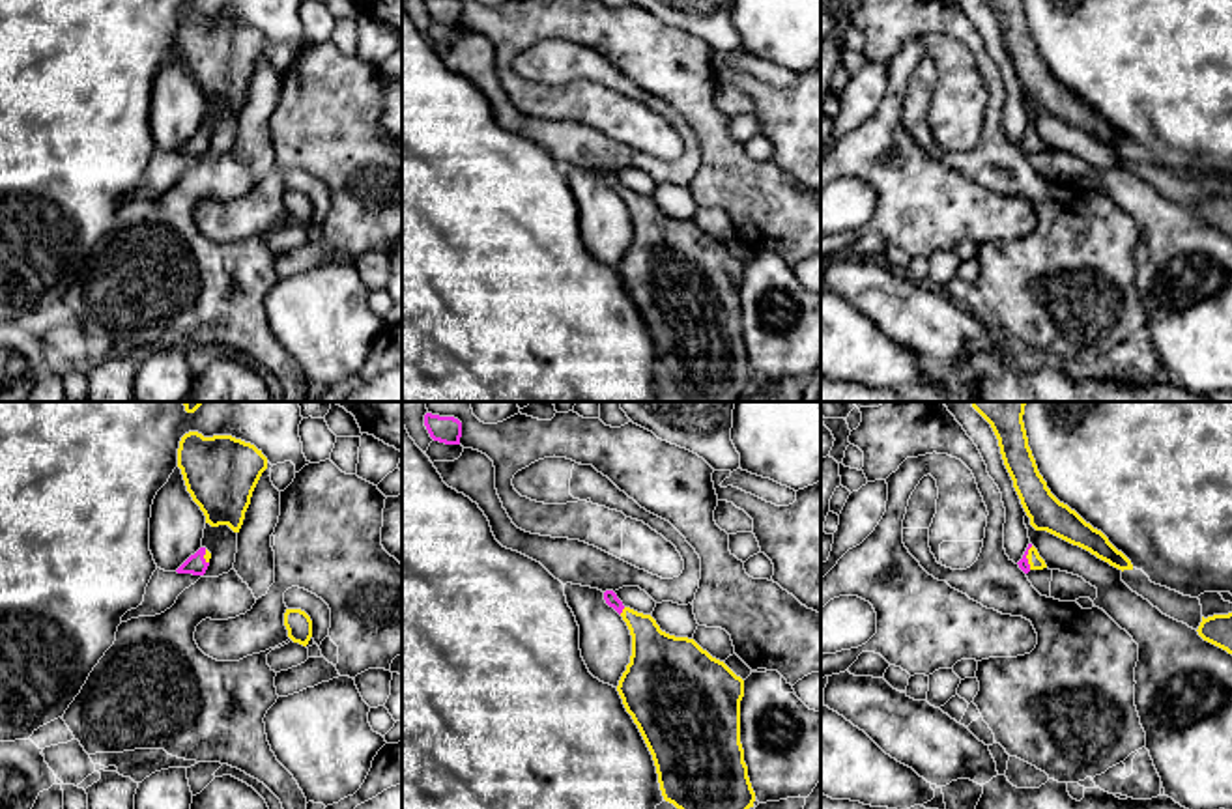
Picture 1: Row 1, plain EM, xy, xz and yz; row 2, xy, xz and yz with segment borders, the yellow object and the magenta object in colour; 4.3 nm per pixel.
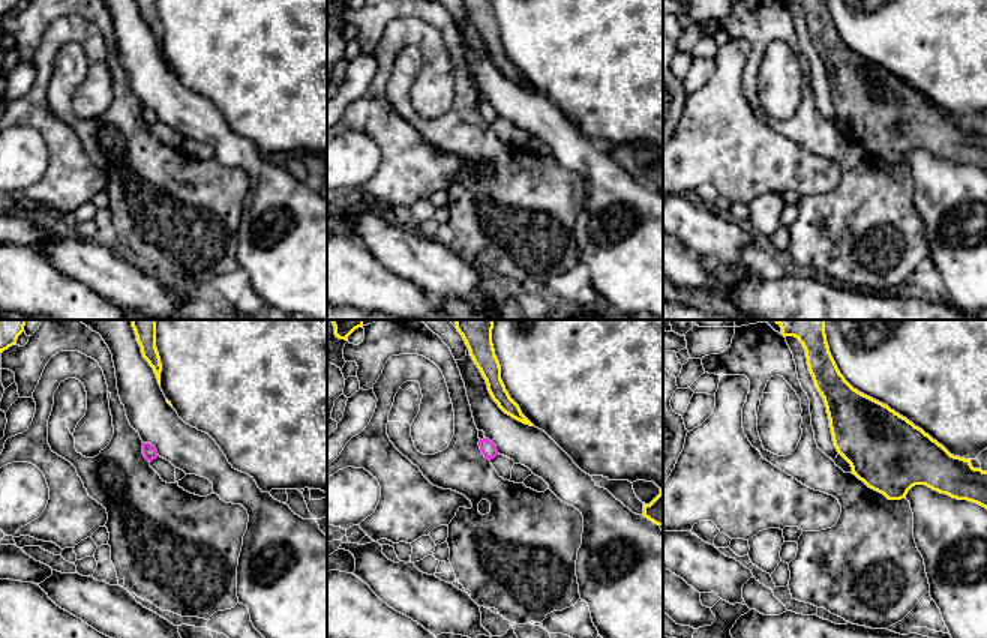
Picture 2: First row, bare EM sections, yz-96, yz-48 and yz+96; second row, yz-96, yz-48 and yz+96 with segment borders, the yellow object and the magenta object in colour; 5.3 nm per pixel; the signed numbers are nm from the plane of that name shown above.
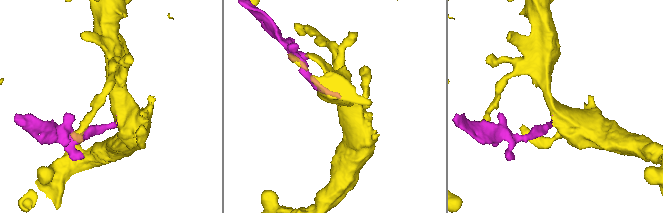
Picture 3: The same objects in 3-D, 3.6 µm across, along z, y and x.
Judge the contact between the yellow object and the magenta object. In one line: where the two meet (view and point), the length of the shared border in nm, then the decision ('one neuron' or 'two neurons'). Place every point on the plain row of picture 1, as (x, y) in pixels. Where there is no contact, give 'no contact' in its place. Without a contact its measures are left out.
contact xz (623, 193); length 40 nm; one neuron

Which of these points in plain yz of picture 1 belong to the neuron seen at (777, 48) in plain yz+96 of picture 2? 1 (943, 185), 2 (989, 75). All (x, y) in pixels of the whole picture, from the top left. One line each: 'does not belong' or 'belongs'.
1: belongs
2: does not belong

